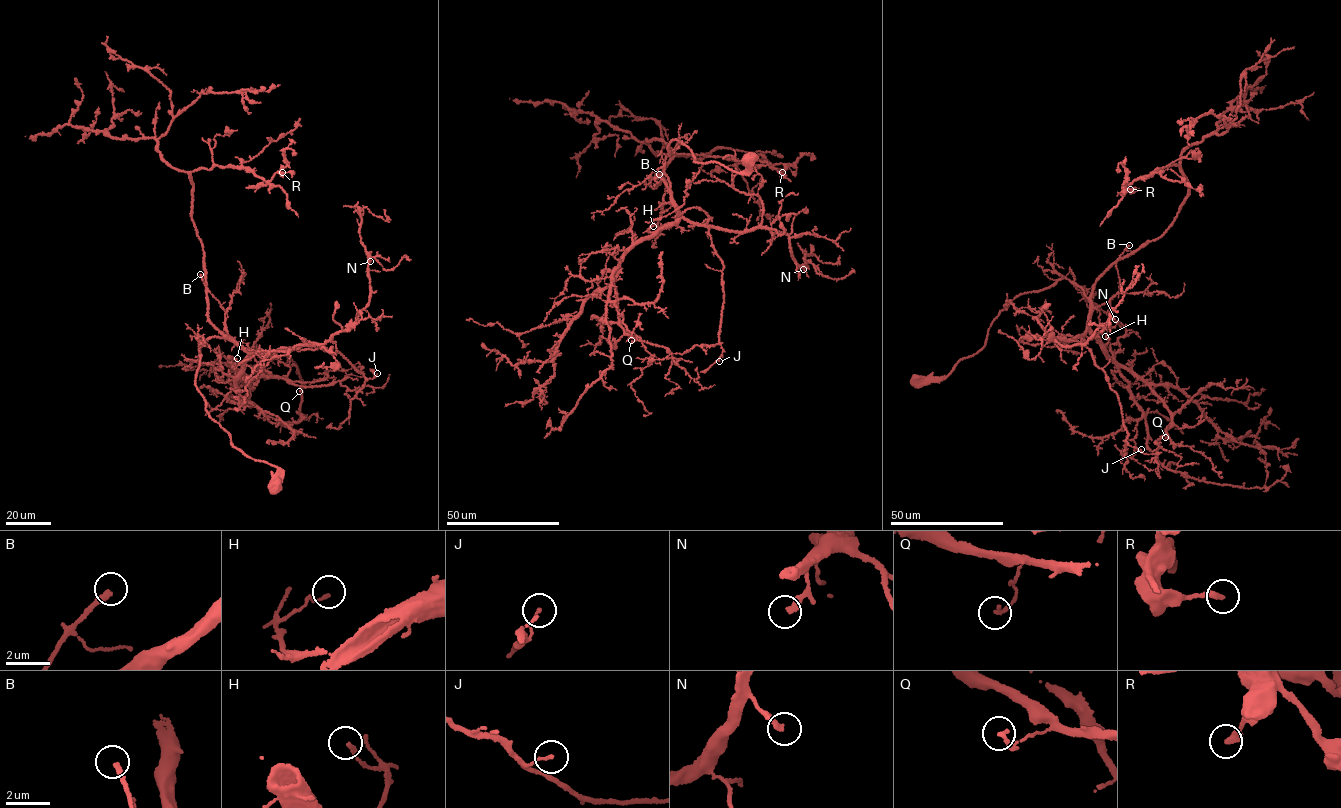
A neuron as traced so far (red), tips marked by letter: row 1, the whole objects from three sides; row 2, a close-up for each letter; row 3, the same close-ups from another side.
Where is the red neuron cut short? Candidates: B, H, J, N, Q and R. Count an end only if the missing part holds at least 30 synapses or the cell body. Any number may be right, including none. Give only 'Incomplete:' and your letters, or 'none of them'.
Incomplete: B

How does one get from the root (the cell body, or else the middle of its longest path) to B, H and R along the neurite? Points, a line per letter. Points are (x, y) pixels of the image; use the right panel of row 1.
B: (916, 379), (945, 376), (983, 347), (998, 313), (1018, 295), (1064, 279), (1088, 298), (1129, 245)
H: (916, 379), (947, 375), (983, 347), (1012, 300), (1060, 279), (1082, 287), (1092, 335), (1104, 345), (1105, 336)
R: (916, 379), (983, 347), (1018, 295), (1064, 279), (1089, 297), (1163, 234), (1188, 182), (1174, 165), (1130, 189)

